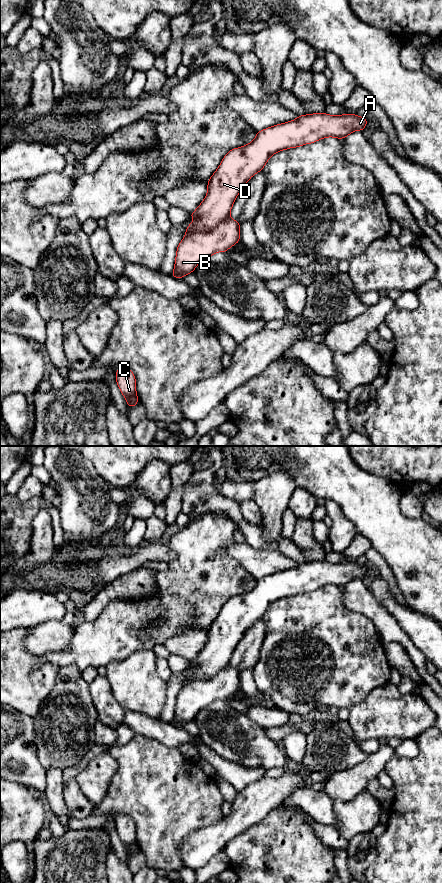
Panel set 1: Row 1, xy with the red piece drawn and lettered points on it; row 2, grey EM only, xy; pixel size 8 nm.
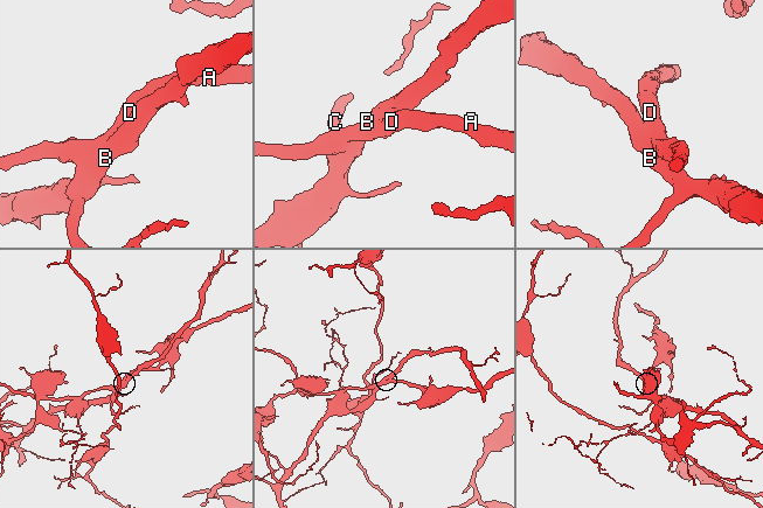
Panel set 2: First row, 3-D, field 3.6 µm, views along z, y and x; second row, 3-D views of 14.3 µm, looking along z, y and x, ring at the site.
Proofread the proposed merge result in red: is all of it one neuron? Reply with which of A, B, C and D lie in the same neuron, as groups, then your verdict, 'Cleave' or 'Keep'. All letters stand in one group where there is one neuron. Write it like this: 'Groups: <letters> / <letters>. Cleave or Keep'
Groups: A B C D. Keep

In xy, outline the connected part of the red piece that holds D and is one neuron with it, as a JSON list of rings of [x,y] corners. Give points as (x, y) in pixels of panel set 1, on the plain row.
[[[314,561],[301,563],[295,568],[256,580],[256,585],[250,592],[230,598],[210,625],[207,631],[206,645],[197,657],[190,661],[194,670],[187,674],[186,683],[177,695],[175,714],[171,723],[181,727],[194,720],[202,708],[217,700],[227,700],[230,695],[240,689],[240,672],[237,668],[229,665],[233,651],[249,627],[263,618],[273,602],[304,592],[311,592],[326,585],[343,588],[354,579],[363,579],[366,574],[366,565],[360,565],[356,562],[332,564],[327,561]]]

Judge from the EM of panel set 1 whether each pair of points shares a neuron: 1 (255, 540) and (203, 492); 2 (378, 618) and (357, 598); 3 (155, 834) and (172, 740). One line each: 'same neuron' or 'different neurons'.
1: same neuron
2: same neuron
3: different neurons

